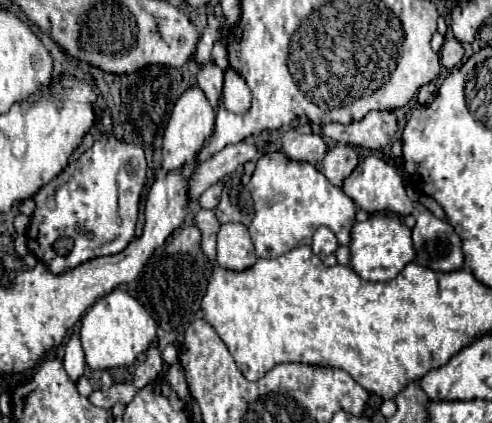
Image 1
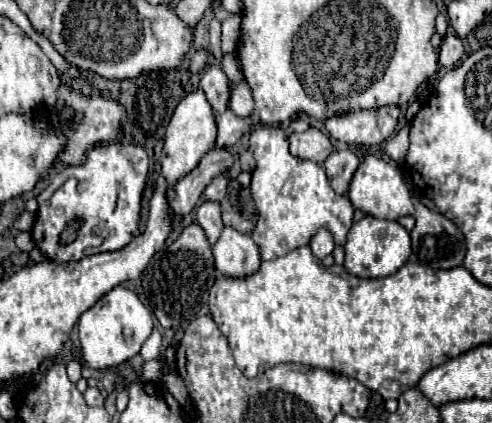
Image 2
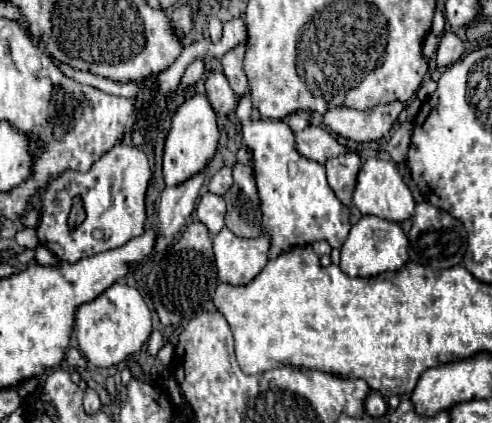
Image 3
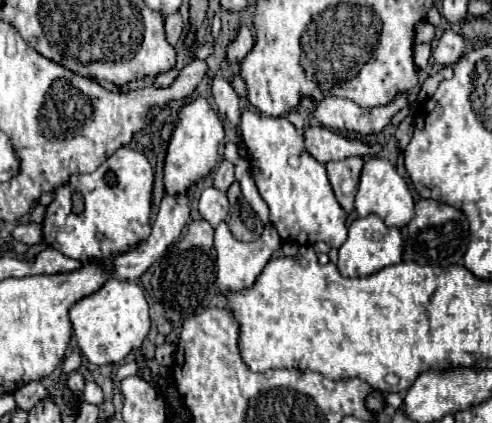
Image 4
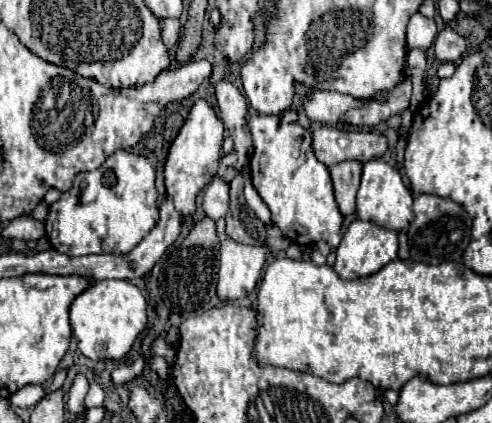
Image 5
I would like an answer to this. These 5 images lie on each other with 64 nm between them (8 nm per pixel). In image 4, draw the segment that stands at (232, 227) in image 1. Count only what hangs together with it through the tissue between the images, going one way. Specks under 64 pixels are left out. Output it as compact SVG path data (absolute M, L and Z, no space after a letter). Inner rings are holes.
M221 222L220 226L216 228L216 234L214 234L214 248L218 252L218 258L216 258L216 266L218 266L218 274L216 274L216 282L218 282L218 288L222 292L226 290L244 290L244 288L250 288L256 278L260 276L262 268L266 266L266 262L272 258L272 254L276 250L280 250L282 246L282 240L276 232L276 228L272 224L266 224L262 236L254 242L242 242L242 240L236 240L232 236L232 232L228 230L225 222Z

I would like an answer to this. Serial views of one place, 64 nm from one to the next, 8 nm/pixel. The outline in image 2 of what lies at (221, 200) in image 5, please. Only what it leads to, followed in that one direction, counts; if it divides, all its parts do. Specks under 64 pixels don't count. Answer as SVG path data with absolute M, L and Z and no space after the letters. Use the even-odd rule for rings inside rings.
M202 202L202 206L196 212L196 220L206 232L206 238L210 246L216 244L220 232L222 232L222 218L220 218L220 206L216 202Z

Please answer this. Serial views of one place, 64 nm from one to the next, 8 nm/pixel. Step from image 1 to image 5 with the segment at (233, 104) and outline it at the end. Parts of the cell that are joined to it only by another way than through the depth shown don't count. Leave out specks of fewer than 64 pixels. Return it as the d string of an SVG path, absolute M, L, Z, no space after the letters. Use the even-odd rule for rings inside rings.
M250 114L248 130L252 136L254 154L250 158L250 174L254 188L272 212L272 222L294 244L310 246L324 240L330 248L336 248L342 240L344 216L334 200L328 168L316 160L312 152L310 132L300 124L286 124L280 116Z

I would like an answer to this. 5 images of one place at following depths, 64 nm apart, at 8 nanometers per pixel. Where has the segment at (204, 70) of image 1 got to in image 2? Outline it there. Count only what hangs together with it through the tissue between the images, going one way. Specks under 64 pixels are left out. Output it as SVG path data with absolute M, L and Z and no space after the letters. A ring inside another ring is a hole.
M208 66L202 72L200 88L204 90L204 94L206 94L210 106L214 108L216 114L220 114L228 108L228 88L230 88L230 84L228 84L228 78L224 76L220 66Z

